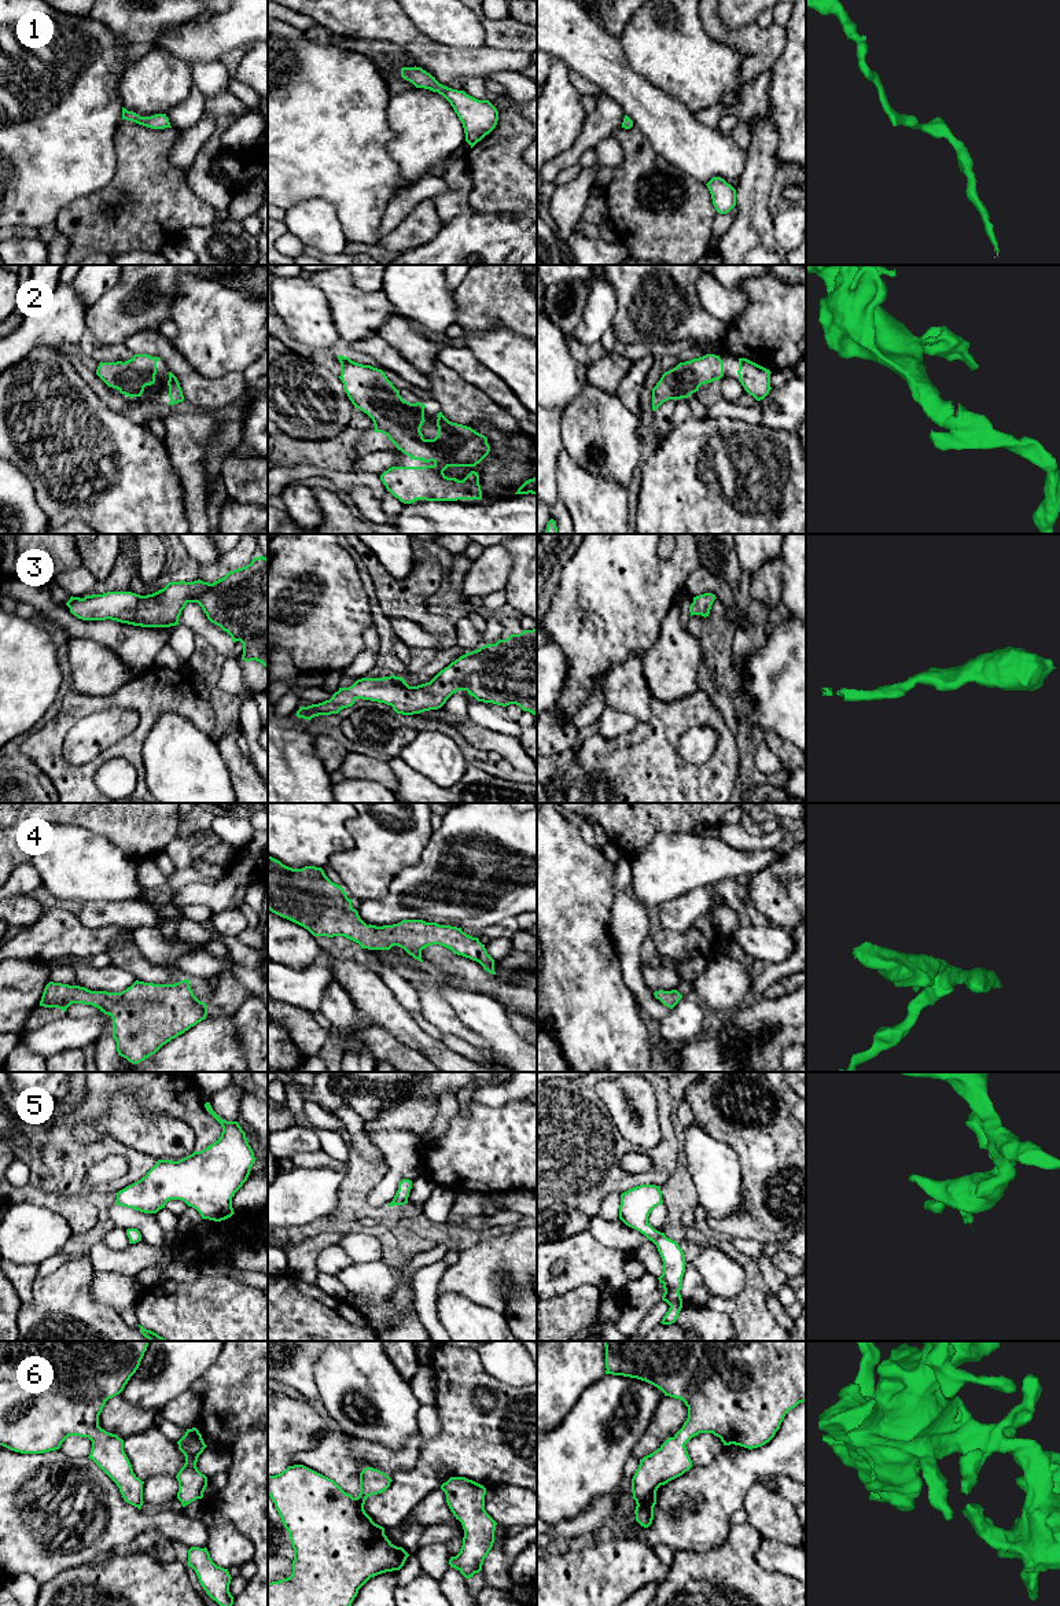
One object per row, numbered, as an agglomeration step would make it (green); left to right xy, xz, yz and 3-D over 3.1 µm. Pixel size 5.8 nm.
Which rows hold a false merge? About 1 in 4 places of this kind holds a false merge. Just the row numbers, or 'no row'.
no row

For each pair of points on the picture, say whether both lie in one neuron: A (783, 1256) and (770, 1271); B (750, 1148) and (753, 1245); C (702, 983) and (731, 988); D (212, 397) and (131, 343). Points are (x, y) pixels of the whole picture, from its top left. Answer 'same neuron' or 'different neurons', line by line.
A: different neurons
B: different neurons
C: same neuron
D: same neuron

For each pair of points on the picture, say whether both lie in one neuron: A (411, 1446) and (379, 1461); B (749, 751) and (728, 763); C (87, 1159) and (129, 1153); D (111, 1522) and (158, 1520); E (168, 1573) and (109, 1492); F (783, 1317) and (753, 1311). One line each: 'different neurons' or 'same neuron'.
A: same neuron
B: different neurons
C: same neuron
D: different neurons
E: different neurons
F: different neurons

